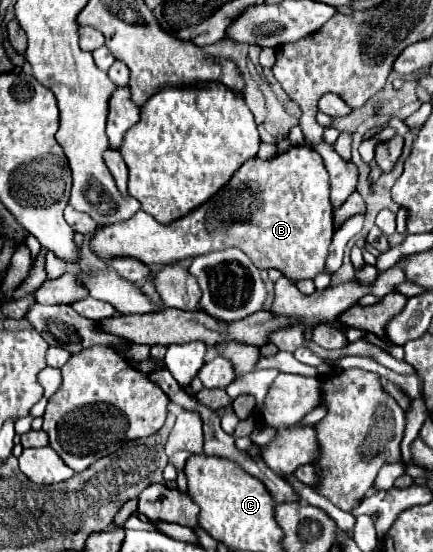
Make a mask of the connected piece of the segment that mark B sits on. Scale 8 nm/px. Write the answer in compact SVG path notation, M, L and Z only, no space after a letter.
M291 147L271 161L255 157L243 163L227 187L195 213L171 225L161 225L145 211L139 211L123 223L95 229L91 251L105 263L115 257L131 257L153 267L237 247L255 267L279 269L285 277L299 281L313 279L325 267L333 233L329 173L323 159L309 147Z

